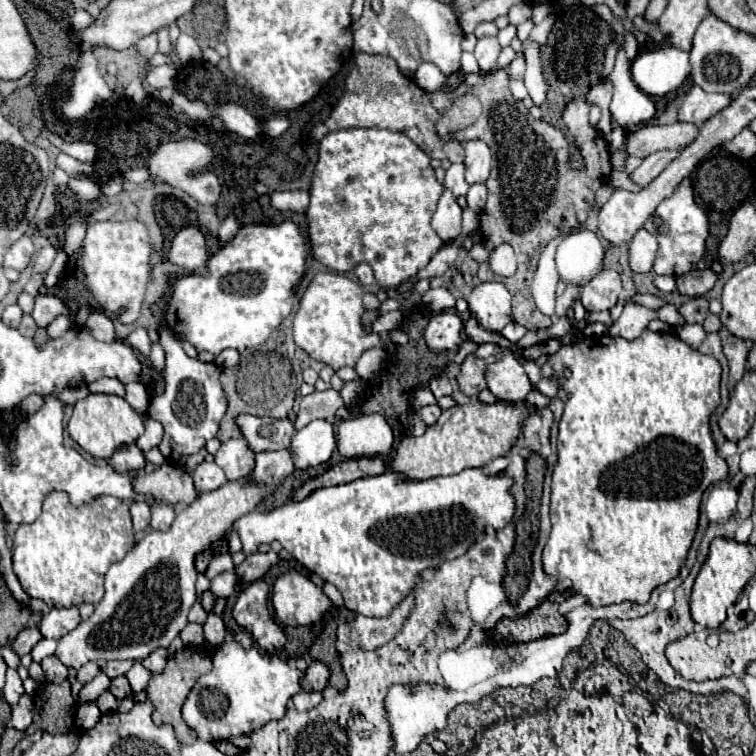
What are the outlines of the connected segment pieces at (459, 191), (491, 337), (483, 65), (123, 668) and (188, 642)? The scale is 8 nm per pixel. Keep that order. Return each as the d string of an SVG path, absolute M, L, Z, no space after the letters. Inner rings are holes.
M454 163L450 165L450 169L446 171L446 179L444 179L444 187L450 189L454 193L454 197L460 197L460 195L466 195L468 193L468 183L464 179L464 173L466 173L466 167L464 163Z
M470 317L468 323L465 323L464 330L467 338L474 343L498 343L498 345L512 345L508 339L504 339L500 333L492 333L492 331L486 331L479 323L476 317Z
M482 37L482 39L478 39L474 55L476 55L478 63L480 63L480 69L482 71L494 71L500 51L502 51L502 47L500 47L496 37Z
M126 659L126 661L108 661L108 665L106 665L104 671L106 671L106 675L108 675L110 679L114 679L114 677L124 675L132 665L134 665L132 659Z
M188 623L188 625L182 629L180 639L182 639L182 643L184 643L186 647L196 647L196 643L198 643L198 647L200 647L200 645L204 643L202 625L200 625L200 623Z

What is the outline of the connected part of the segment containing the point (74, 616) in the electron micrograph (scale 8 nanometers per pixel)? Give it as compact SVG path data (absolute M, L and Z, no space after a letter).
M78 607L70 609L52 609L48 615L42 617L40 621L40 633L46 639L60 639L80 623L80 611Z

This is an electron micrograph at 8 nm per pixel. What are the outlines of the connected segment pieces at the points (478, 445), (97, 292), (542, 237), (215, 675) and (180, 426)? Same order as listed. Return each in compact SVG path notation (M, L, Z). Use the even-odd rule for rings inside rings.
M478 399L466 405L456 405L442 411L442 417L426 429L422 437L404 437L392 457L392 471L402 471L412 479L428 479L436 475L460 473L466 467L480 467L492 459L506 455L522 433L524 419L536 411L526 401L508 403L498 399L496 403L482 403Z
M102 221L88 227L82 243L82 263L86 273L86 285L104 311L118 313L122 309L140 309L148 283L150 243L148 229L140 221Z
M490 73L486 77L468 75L456 91L432 93L430 99L432 103L436 103L438 109L448 109L458 97L466 93L472 93L480 99L482 115L474 125L458 131L454 139L460 143L470 139L486 141L492 149L496 163L486 181L488 203L480 213L484 245L492 249L500 243L508 243L518 257L518 271L512 277L500 277L490 271L488 263L480 263L478 279L500 281L508 285L508 291L512 295L512 317L516 323L524 325L526 329L550 327L552 319L544 317L536 309L530 293L530 283L538 265L538 257L554 237L566 237L586 221L594 193L610 181L612 167L608 143L596 127L568 127L570 133L578 133L578 147L586 161L584 171L576 171L570 167L568 161L570 155L566 135L546 121L534 121L524 103L512 97L508 73Z
M226 635L224 643L214 651L212 671L200 677L188 695L182 717L196 731L198 739L208 743L250 735L266 723L284 717L288 699L302 691L302 675L302 671L278 655L264 655L256 647L246 651Z
M170 329L160 331L160 343L166 351L166 367L164 367L164 393L152 397L148 415L162 423L164 437L158 445L160 453L166 461L178 463L182 457L198 453L208 439L212 439L218 431L218 423L226 413L226 397L220 385L220 367L214 363L202 363L190 359L180 341L172 335Z

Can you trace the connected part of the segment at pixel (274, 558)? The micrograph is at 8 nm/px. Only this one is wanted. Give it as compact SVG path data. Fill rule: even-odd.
M274 551L254 553L254 555L246 557L244 563L236 565L234 573L242 583L252 583L252 581L260 579L270 569L270 565L274 565L274 563L278 563L278 553L274 553Z

